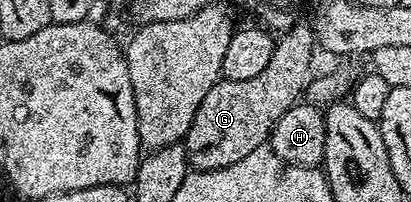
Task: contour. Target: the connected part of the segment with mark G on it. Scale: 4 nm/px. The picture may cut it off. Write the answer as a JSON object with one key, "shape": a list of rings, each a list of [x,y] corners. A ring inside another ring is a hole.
{"shape":[[[308,21],[299,22],[276,39],[272,59],[260,75],[248,80],[222,78],[209,88],[183,141],[188,165],[194,171],[229,167],[266,145],[283,114],[306,93],[313,79],[310,68],[314,50],[317,50],[314,27]]]}

